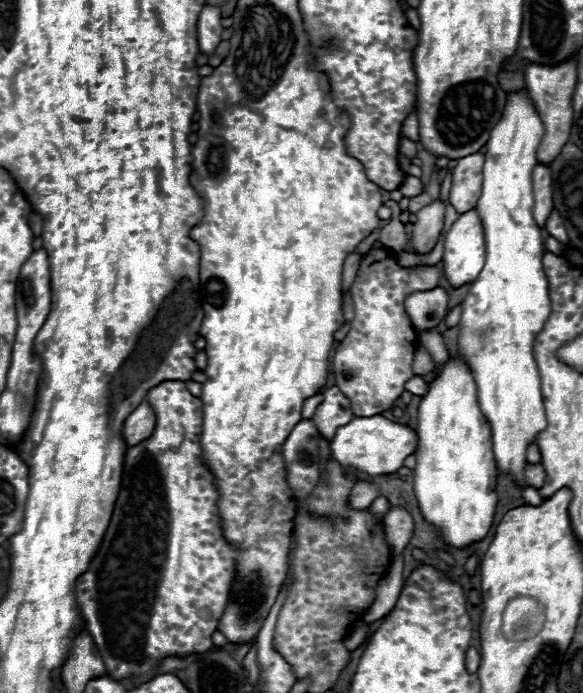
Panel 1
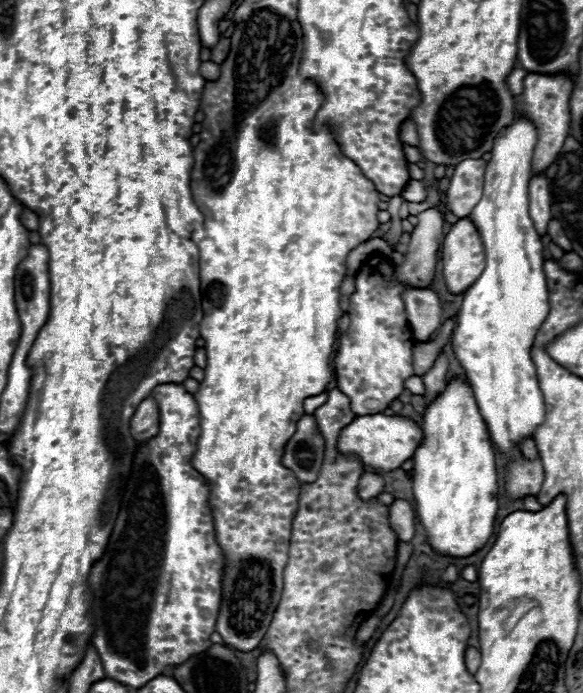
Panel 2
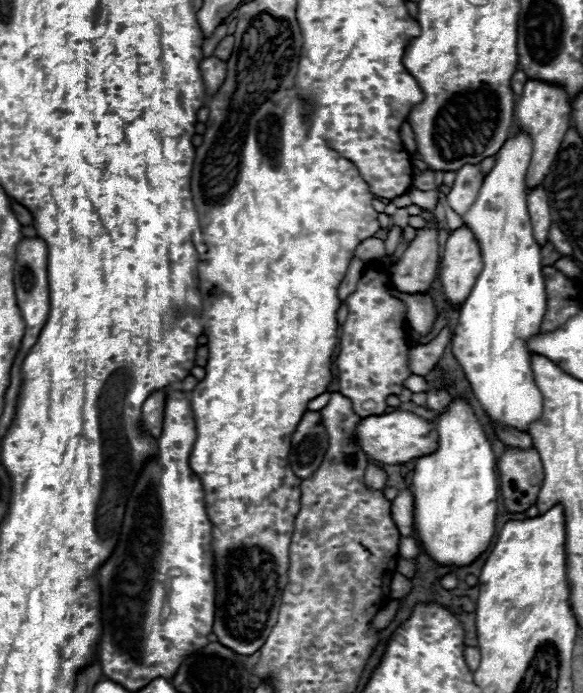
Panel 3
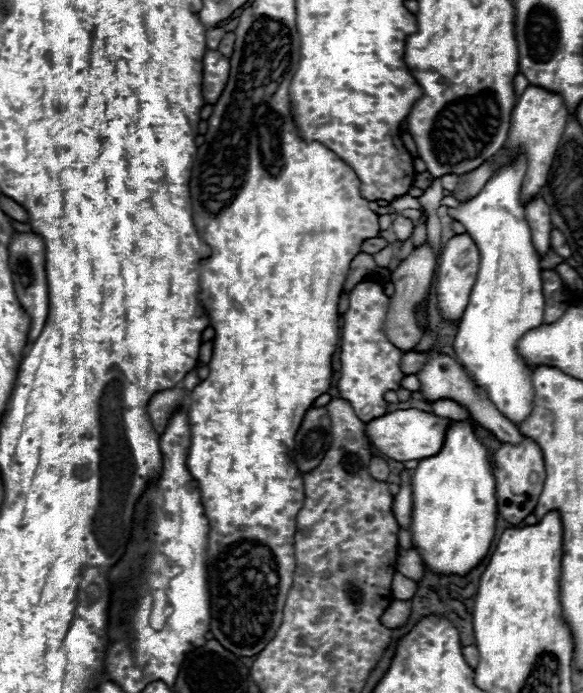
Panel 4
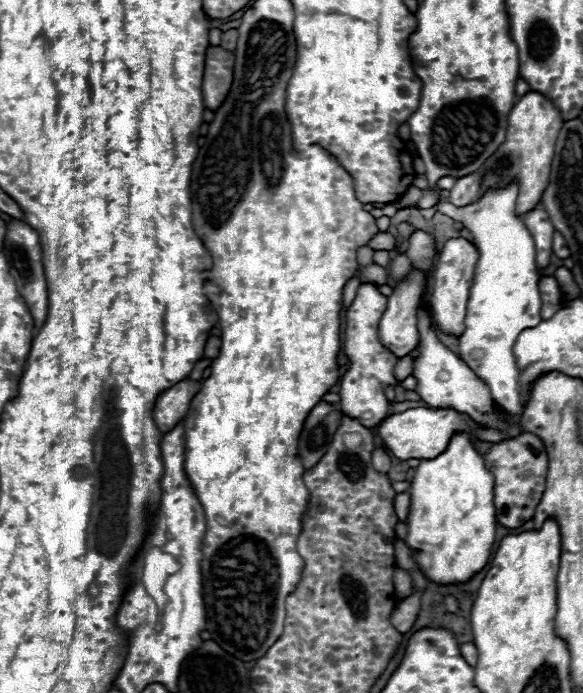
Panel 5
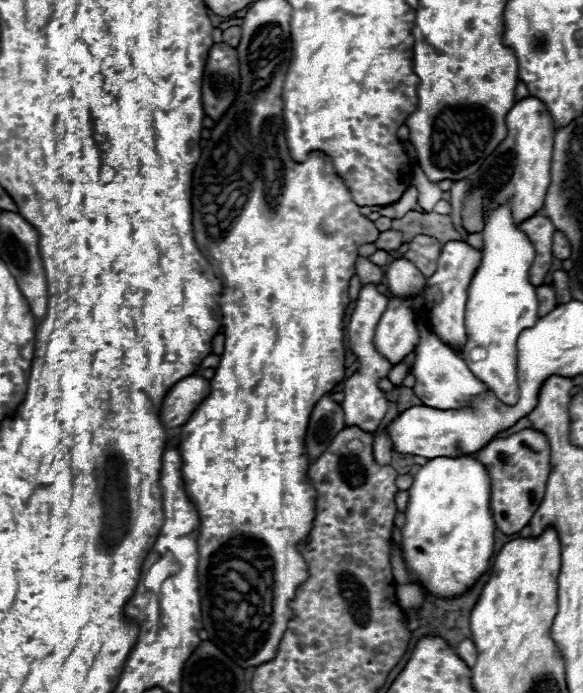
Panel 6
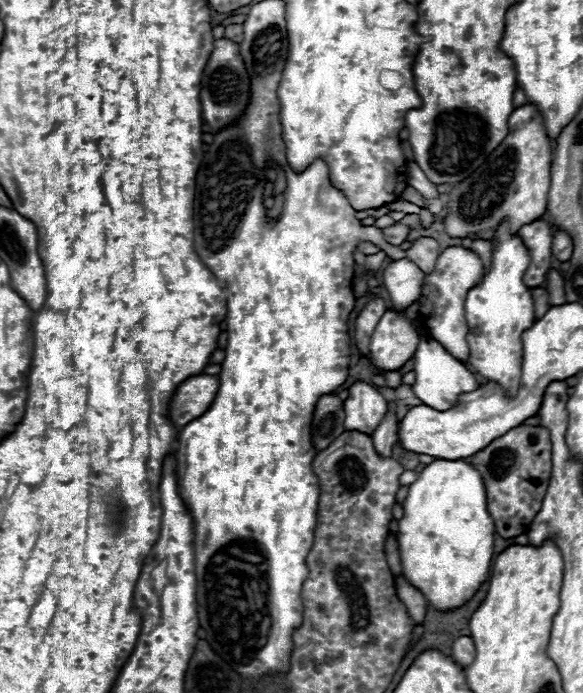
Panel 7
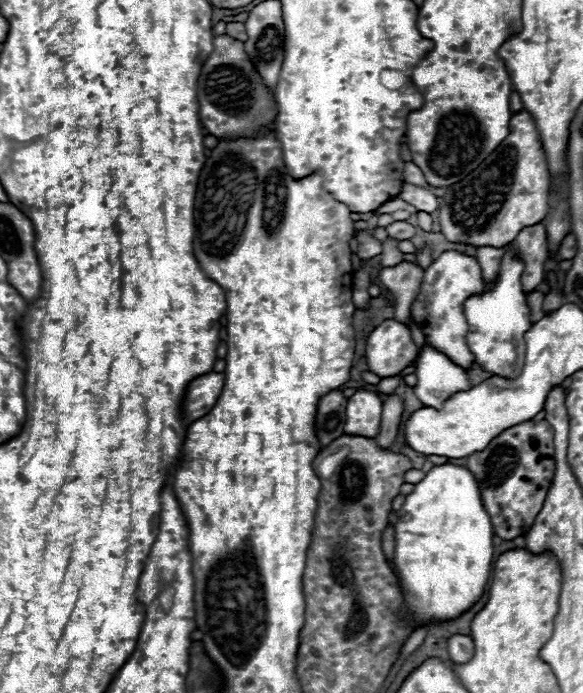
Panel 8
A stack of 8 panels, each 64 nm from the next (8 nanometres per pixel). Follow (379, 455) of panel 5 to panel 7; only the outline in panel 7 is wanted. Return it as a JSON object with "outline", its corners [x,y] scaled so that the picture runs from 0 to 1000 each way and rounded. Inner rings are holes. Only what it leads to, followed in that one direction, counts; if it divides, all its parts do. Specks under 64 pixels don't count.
{"outline":[[[662,595],[652,615],[642,620],[638,626],[638,635],[642,635],[642,644],[645,644],[645,652],[659,661],[666,661],[672,655],[672,644],[679,641],[683,635],[683,600],[679,595]]]}

